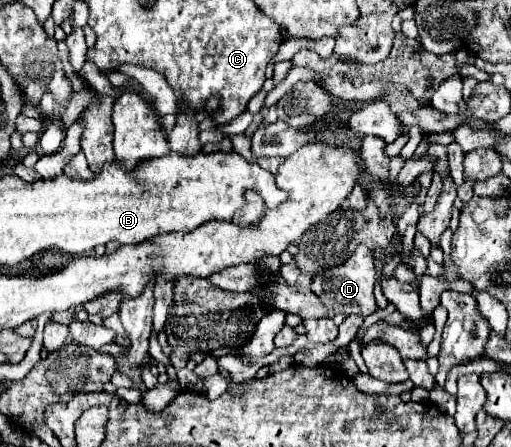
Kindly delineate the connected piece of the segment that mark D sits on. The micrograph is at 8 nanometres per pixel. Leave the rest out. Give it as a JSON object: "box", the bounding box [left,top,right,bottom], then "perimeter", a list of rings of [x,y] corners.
{"box":[311,245,377,315],"perimeter":[[[359,245],[345,263],[337,265],[337,267],[331,267],[327,271],[321,271],[319,275],[315,275],[315,279],[311,281],[311,289],[323,301],[323,305],[329,311],[333,311],[333,313],[371,315],[371,313],[377,311],[375,297],[373,297],[373,285],[375,285],[375,281],[377,281],[377,277],[375,277],[373,255],[367,249],[367,245]]]}

